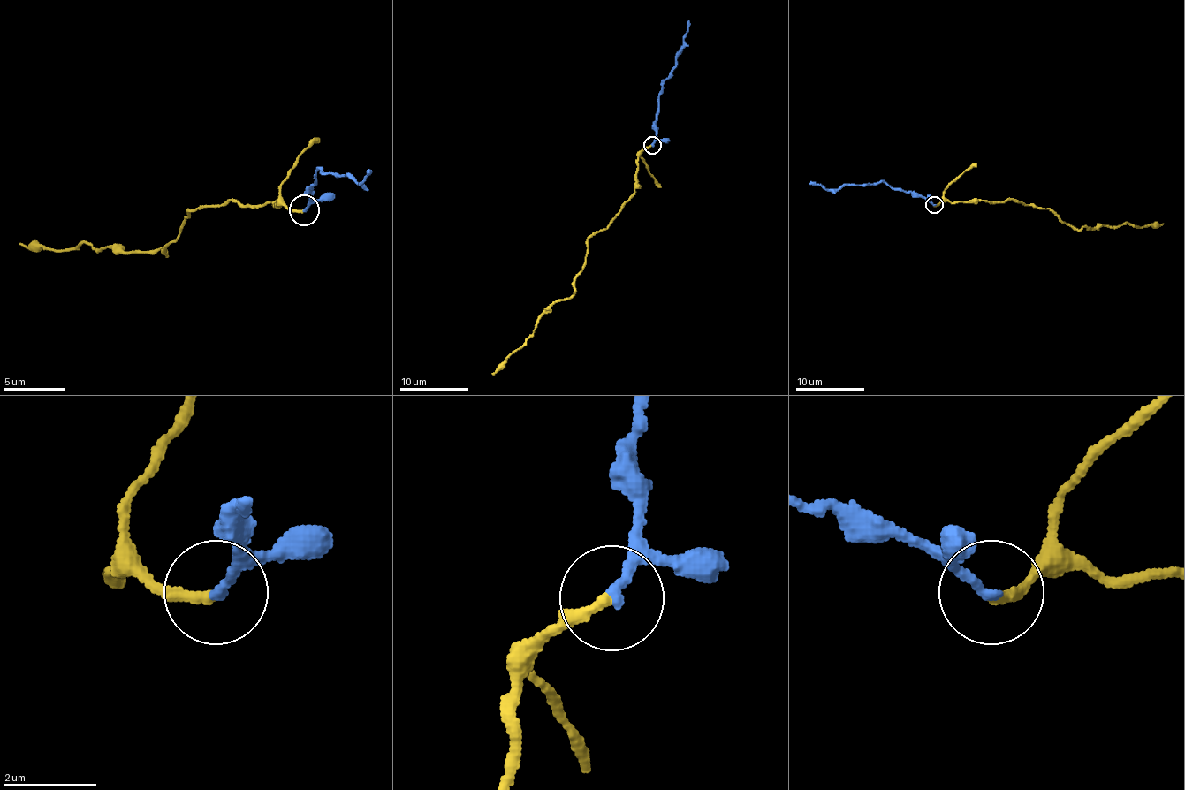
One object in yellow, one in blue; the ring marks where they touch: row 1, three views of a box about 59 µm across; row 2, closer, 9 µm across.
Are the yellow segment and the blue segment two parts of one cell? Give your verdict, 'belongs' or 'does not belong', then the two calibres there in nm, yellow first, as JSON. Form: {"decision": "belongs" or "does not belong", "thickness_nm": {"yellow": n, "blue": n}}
{"decision": "belongs", "thickness_nm": {"yellow": 240, "blue": 220}}

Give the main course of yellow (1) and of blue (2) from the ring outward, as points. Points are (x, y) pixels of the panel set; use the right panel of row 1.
1: (934, 204), (943, 201), (995, 202), (1014, 199), (1050, 209), (1079, 230), (1104, 224), (1148, 226), (1164, 223)
2: (934, 204), (910, 192), (892, 188), (883, 181), (841, 185), (832, 188), (824, 188), (810, 181)

